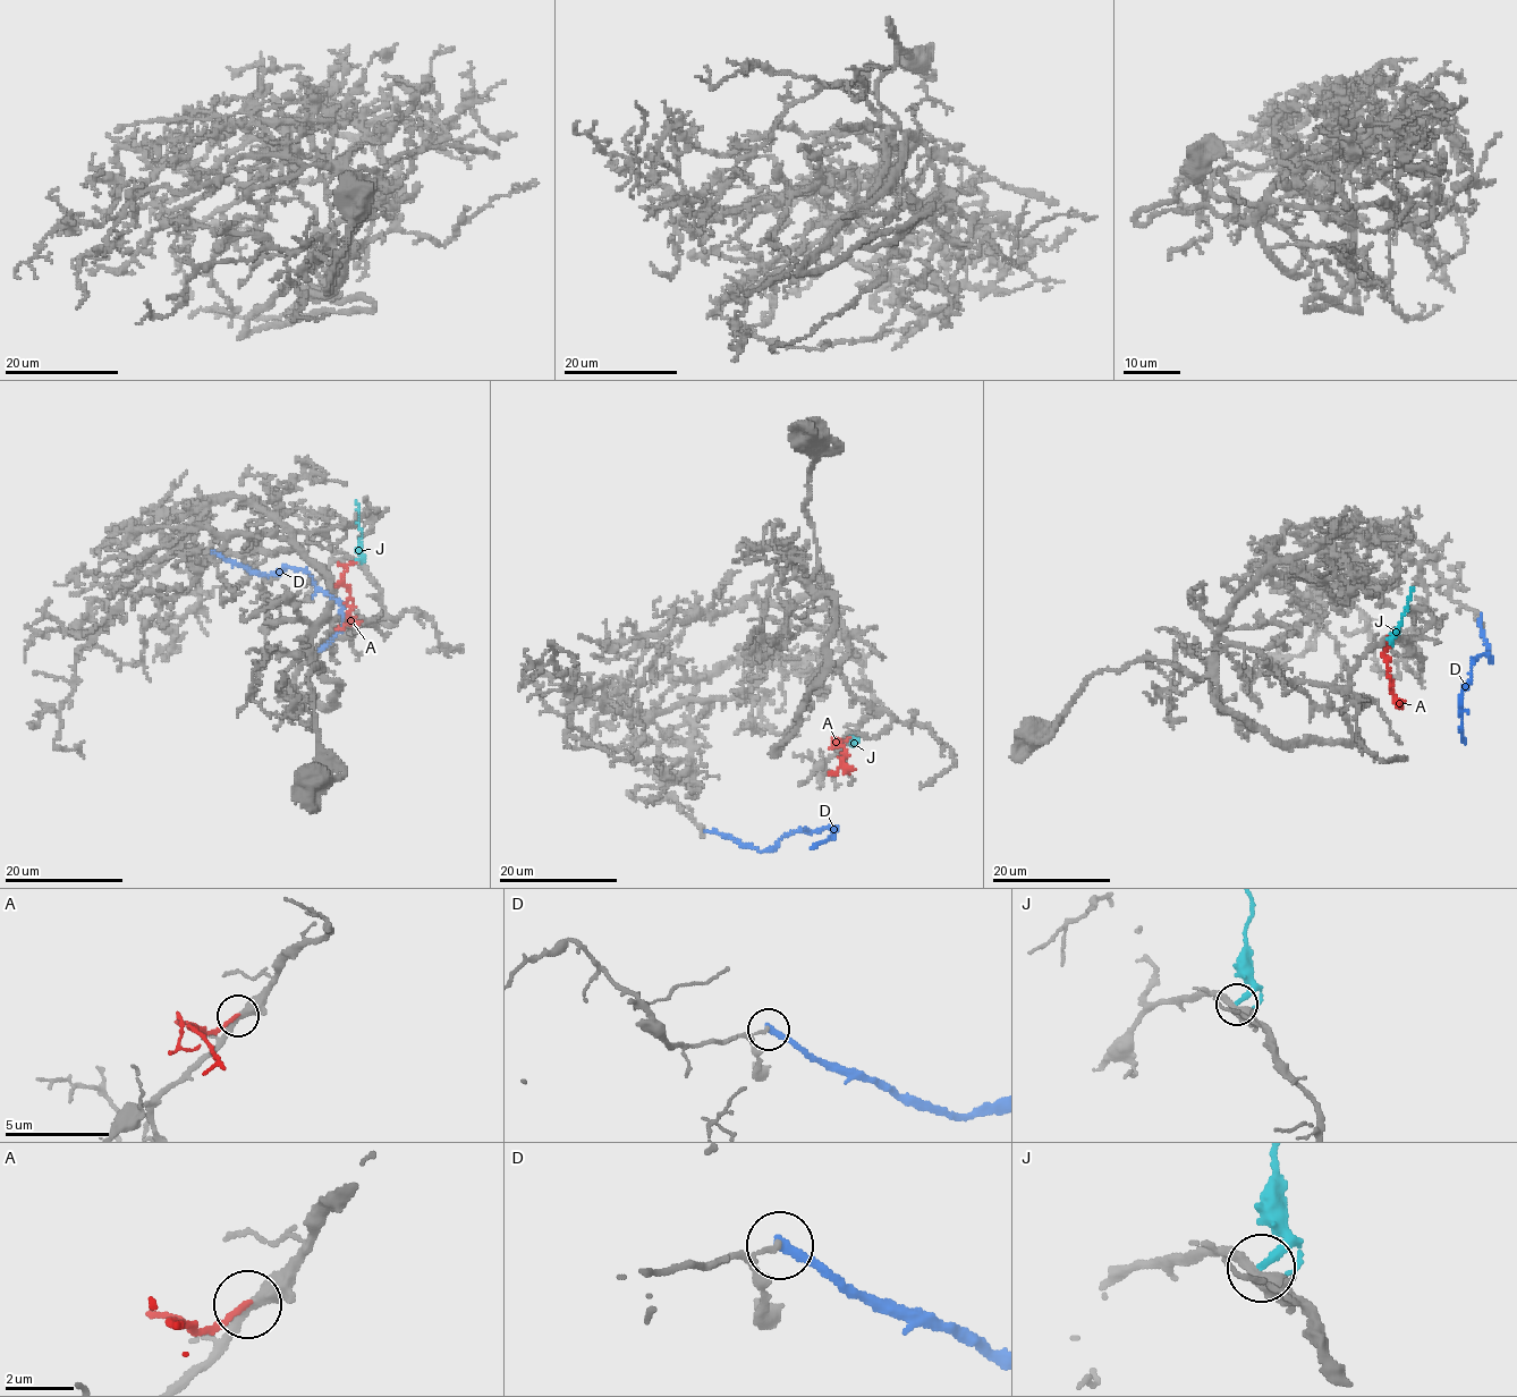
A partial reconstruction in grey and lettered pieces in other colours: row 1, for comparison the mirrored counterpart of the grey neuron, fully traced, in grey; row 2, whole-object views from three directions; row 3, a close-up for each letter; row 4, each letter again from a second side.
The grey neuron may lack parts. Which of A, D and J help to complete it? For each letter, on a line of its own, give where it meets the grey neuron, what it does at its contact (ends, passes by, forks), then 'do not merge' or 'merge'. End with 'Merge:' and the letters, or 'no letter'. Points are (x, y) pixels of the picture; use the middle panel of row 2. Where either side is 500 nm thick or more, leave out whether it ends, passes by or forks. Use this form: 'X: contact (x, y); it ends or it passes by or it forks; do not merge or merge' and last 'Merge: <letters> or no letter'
A: contact (849, 737); it ends; merge
D: contact (704, 830); it ends; do not merge
J: contact (852, 737); it ends; do not merge
Merge: A

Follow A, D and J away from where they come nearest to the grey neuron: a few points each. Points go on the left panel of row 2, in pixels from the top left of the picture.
A: (355, 564), (347, 567), (341, 576), (354, 607), (347, 624), (336, 628)
D: (211, 551), (265, 574), (286, 567), (302, 569), (319, 589), (325, 590), (340, 604), (340, 631), (319, 650)
J: (358, 560), (361, 528), (355, 500)

